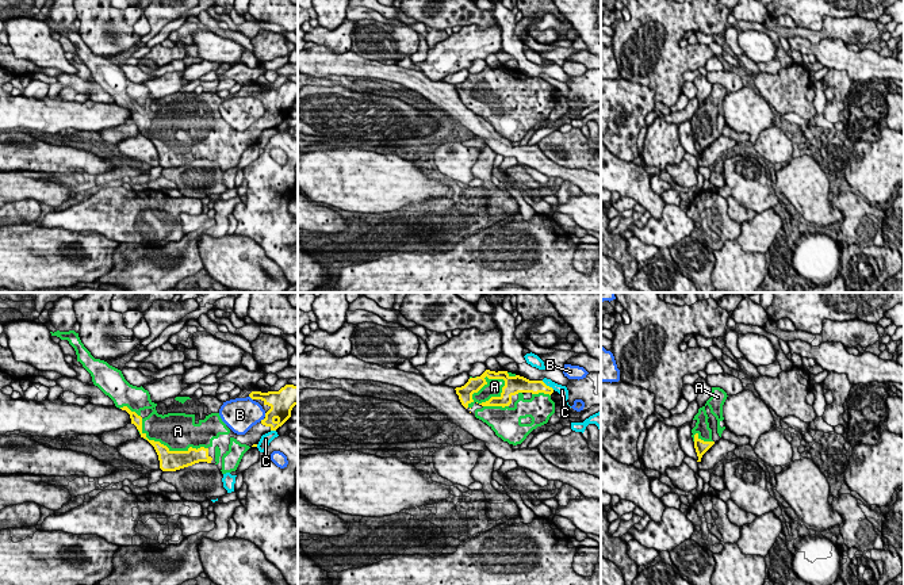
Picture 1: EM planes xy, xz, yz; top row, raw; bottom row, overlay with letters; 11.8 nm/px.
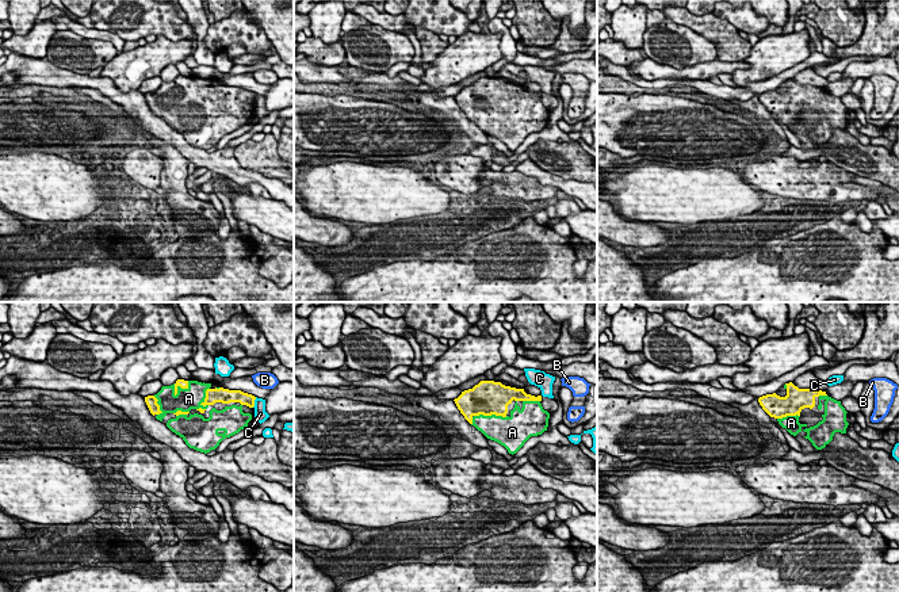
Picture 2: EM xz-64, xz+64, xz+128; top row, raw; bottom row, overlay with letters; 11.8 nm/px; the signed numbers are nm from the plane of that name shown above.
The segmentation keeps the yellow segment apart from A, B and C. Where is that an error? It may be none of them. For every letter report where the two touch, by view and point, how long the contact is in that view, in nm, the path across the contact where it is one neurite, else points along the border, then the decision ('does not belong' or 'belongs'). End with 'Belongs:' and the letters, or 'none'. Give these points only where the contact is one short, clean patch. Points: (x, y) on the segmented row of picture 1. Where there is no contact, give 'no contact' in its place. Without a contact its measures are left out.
A: xz (483, 385) | 550 nm | belongs
B: xy (251, 397) | 70 nm | does not belong
C: xz (548, 386) | 190 nm | does not belong
Belongs: A

